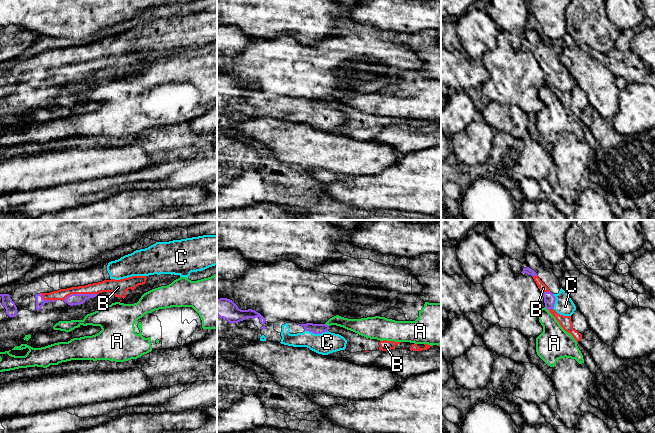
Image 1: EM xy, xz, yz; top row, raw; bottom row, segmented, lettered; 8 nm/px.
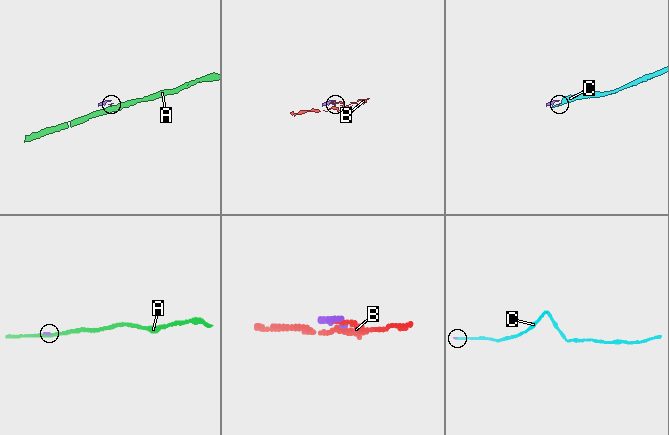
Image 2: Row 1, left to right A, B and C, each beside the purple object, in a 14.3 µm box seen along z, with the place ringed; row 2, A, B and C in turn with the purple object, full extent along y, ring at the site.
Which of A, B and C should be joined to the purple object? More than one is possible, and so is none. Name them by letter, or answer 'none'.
B, C

